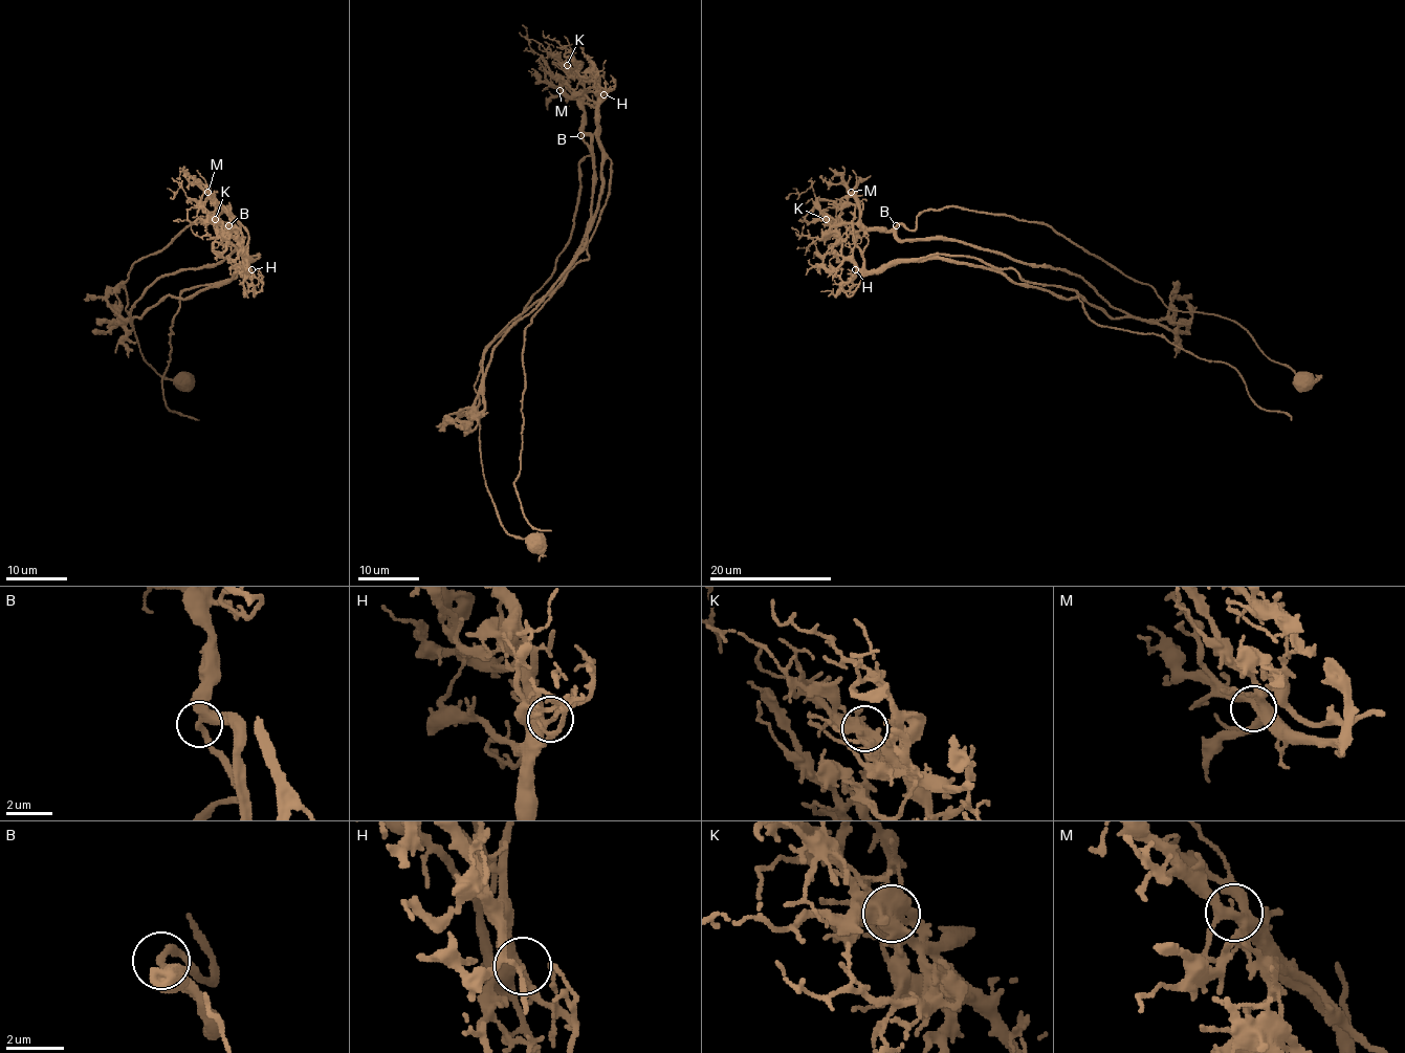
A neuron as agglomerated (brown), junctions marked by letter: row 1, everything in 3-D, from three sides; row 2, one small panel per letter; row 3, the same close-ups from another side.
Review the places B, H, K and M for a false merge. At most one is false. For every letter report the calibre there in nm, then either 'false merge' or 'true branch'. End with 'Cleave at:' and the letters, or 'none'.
B: 280 nm thick; true branch
H: 320 nm thick; true branch
K: 500 nm thick; false merge
M: 400 nm thick; true branch
Cleave at: K

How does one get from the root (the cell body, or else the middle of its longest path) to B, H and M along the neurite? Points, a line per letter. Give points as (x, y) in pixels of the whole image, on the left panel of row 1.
B: (184, 381), (165, 379), (145, 359), (122, 285), (135, 262), (192, 223), (228, 206), (239, 228), (228, 225)
H: (184, 381), (145, 359), (122, 309), (138, 319), (249, 259), (251, 269)
M: (184, 381), (165, 379), (145, 359), (119, 312), (128, 320), (158, 279), (215, 265), (239, 245), (207, 192)

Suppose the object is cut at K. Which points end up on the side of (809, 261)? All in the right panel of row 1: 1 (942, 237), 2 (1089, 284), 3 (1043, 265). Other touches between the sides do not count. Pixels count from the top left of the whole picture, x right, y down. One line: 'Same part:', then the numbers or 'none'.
Same part: none

